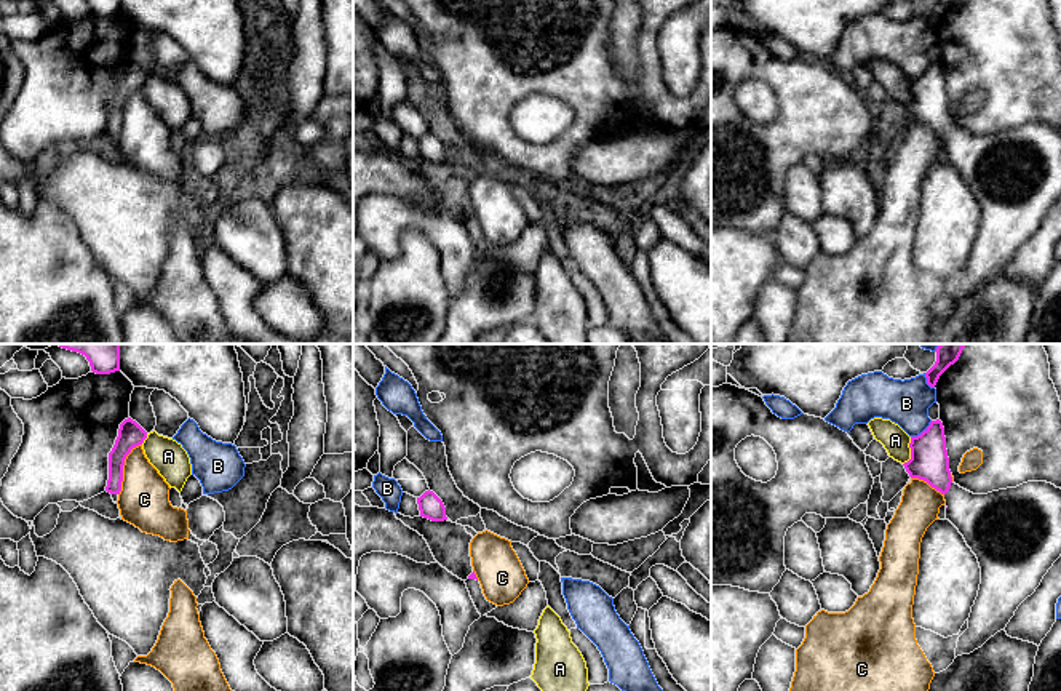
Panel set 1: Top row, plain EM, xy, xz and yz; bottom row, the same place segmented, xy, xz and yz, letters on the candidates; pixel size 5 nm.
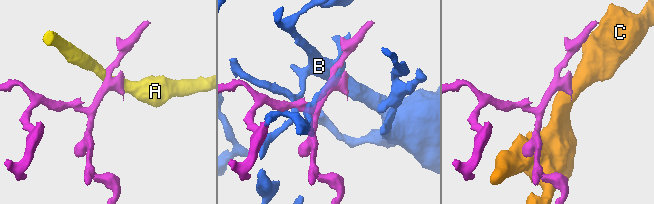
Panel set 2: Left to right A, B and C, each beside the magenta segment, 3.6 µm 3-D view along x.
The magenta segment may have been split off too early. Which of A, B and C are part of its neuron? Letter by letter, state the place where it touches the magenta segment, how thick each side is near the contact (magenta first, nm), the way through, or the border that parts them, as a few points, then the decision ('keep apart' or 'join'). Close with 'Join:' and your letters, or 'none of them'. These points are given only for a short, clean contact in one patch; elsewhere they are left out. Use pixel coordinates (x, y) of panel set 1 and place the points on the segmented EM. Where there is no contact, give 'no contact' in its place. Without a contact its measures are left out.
A: meets magenta in yz at (911, 451); 190 nm thick on the magenta side, 140 nm on the other; border along yz (911, 437), (909, 458), (903, 464); keep apart
B: meets magenta in yz at (922, 432); 190 nm thick on the magenta side, 220 nm on the other; keep apart
C: meets magenta in xy at (122, 467); 130 nm thick on the magenta side, 260 nm on the other; border along xy (141, 443), (125, 459), (119, 495); keep apart
Join: none of them

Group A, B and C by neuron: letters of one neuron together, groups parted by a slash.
A / B / C

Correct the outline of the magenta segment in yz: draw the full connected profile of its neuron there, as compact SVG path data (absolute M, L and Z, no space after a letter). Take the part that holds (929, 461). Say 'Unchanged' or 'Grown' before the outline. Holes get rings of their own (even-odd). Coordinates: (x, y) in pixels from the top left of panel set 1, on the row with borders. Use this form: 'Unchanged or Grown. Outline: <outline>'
Grown. Outline: M940 419L917 437L911 437L911 459L904 469L911 478L927 481L946 501L946 520L964 536L981 568L981 584L968 617L968 629L959 637L956 657L981 648L1003 630L1018 606L1040 585L1043 576L1061 557L1061 488L1047 481L1027 481L1016 488L973 494L952 481L944 427Z

